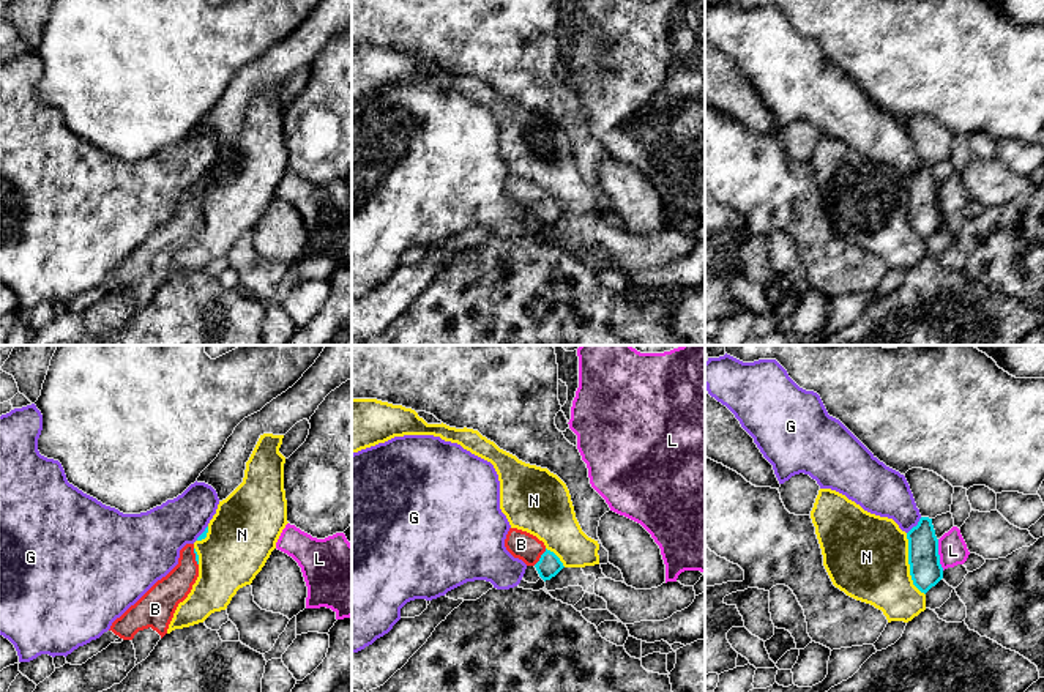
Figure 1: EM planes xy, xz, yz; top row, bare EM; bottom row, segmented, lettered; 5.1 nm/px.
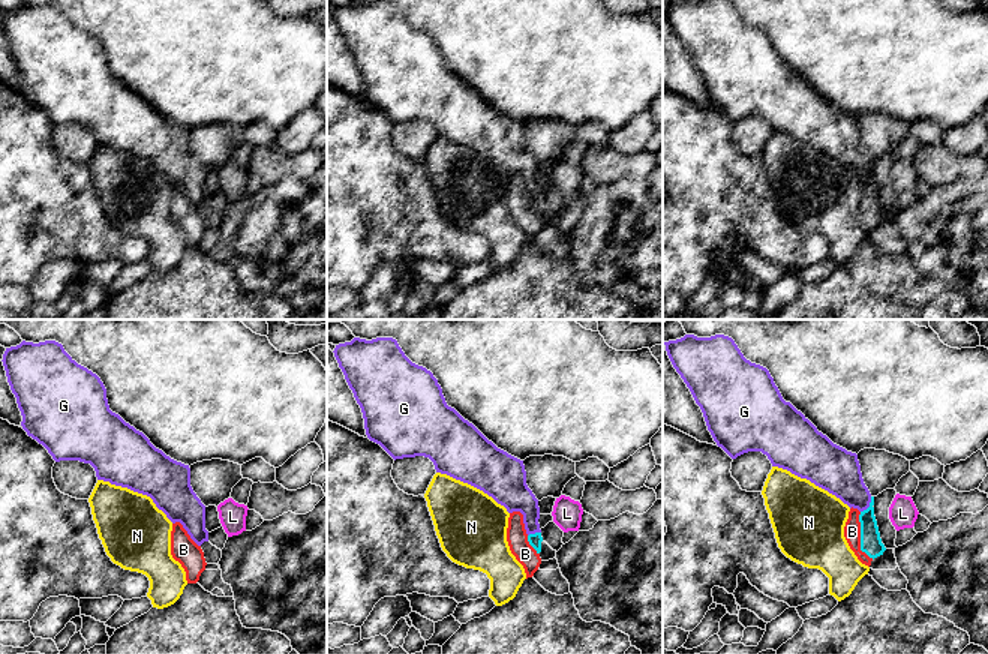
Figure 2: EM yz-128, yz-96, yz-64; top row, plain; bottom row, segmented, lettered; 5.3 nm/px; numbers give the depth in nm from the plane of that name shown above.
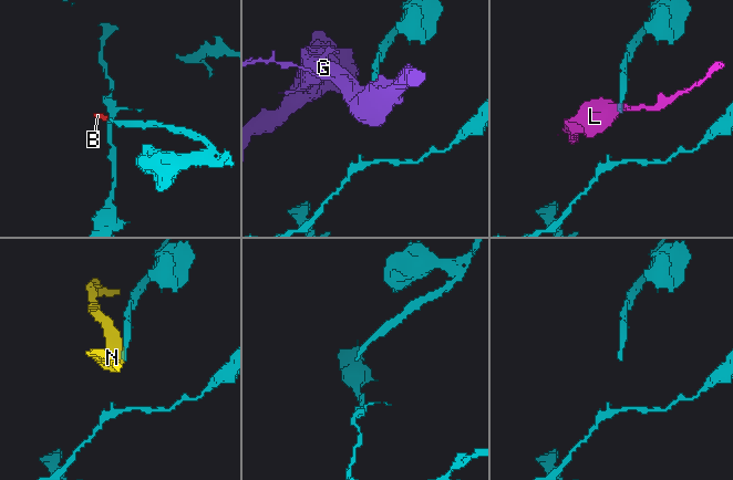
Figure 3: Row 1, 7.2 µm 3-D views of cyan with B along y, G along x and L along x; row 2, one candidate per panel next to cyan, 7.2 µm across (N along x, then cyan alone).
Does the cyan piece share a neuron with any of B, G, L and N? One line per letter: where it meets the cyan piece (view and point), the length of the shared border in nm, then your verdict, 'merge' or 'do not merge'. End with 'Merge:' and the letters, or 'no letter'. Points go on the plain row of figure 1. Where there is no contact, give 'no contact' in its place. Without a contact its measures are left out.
B: xz (541, 204) | 110 nm | merge
G: yz (917, 172) | 120 nm | do not merge
L: yz (939, 202) | 160 nm | do not merge
N: yz (909, 210) | 340 nm | do not merge
Merge: B

